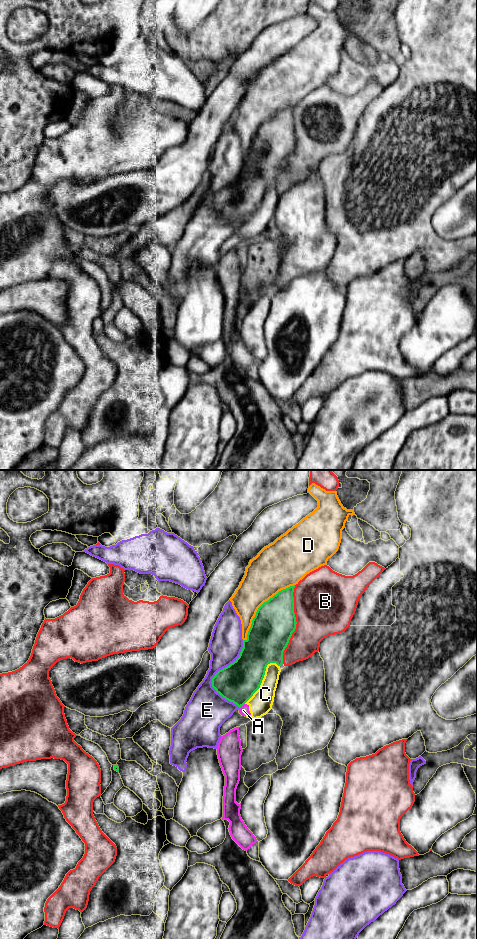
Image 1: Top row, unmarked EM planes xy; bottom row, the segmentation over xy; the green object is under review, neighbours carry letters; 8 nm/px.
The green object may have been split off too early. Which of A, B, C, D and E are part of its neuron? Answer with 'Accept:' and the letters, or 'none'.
Accept: none

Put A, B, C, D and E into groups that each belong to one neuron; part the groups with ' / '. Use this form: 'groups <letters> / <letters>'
groups A C D / B / E

